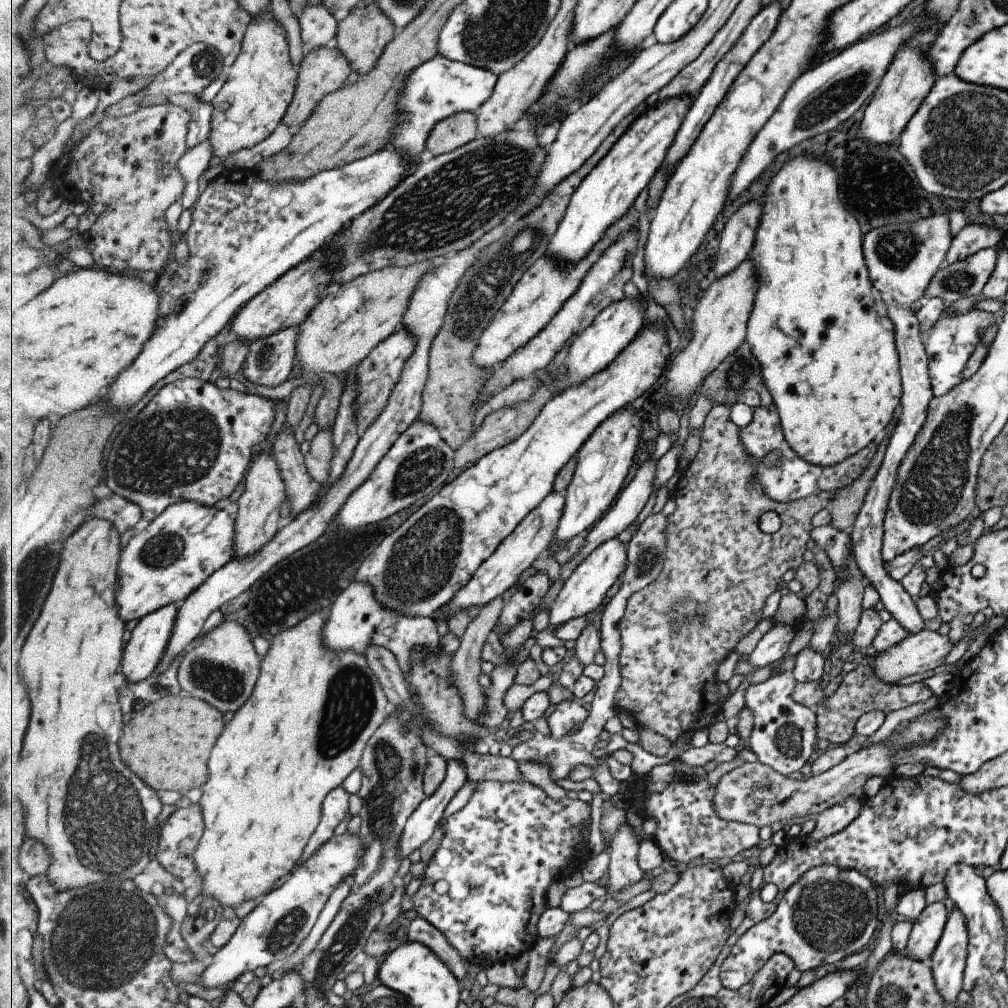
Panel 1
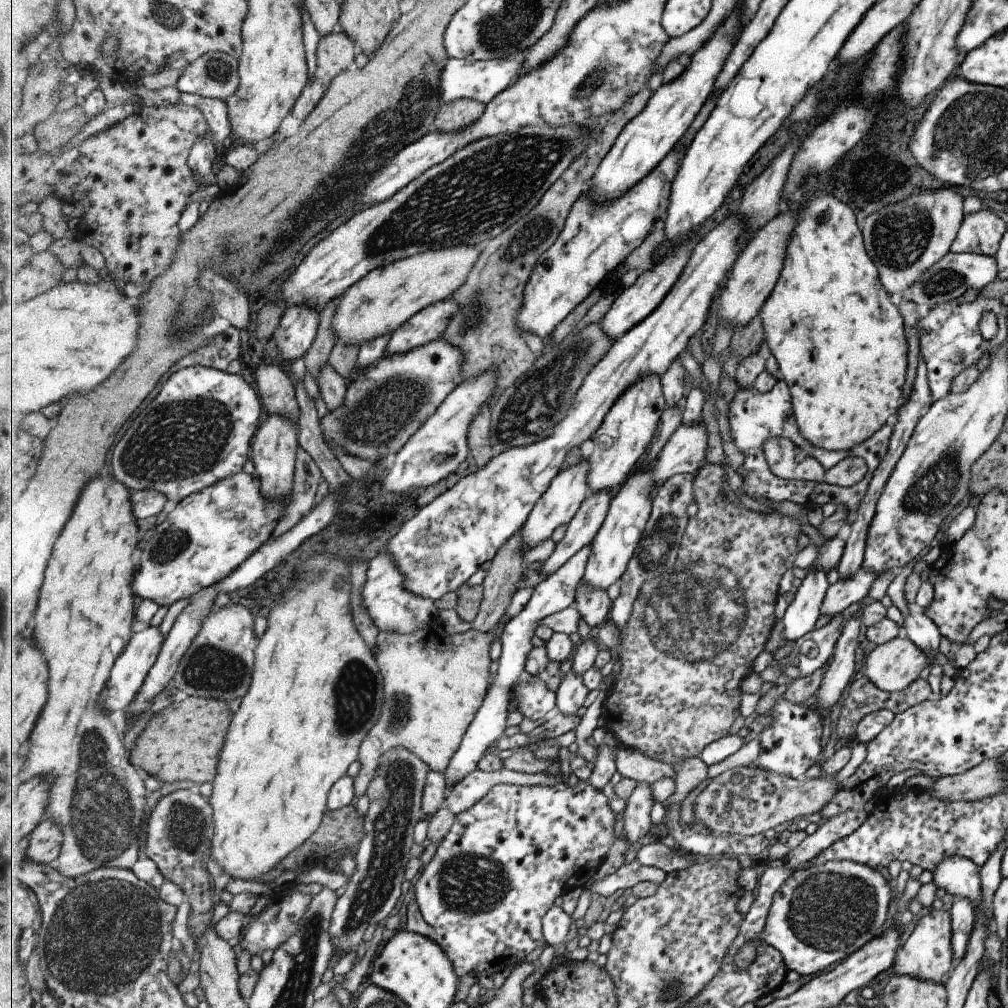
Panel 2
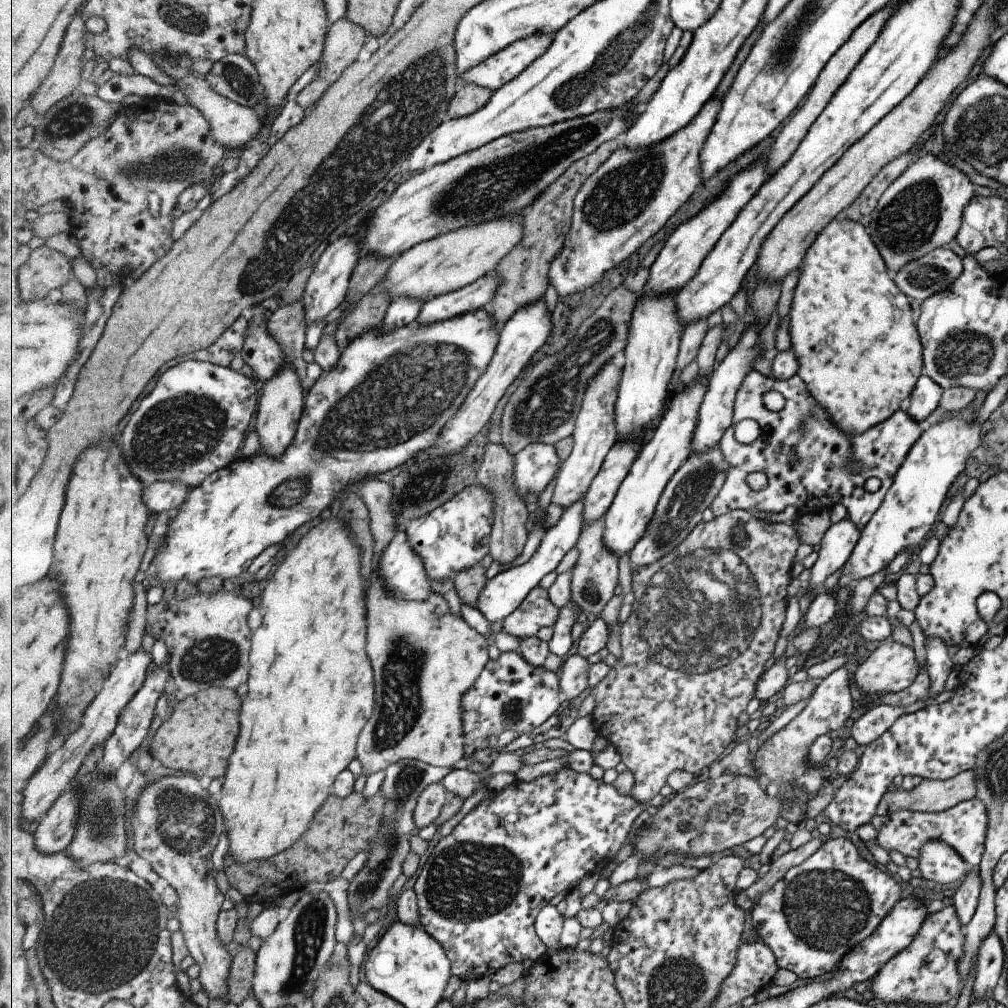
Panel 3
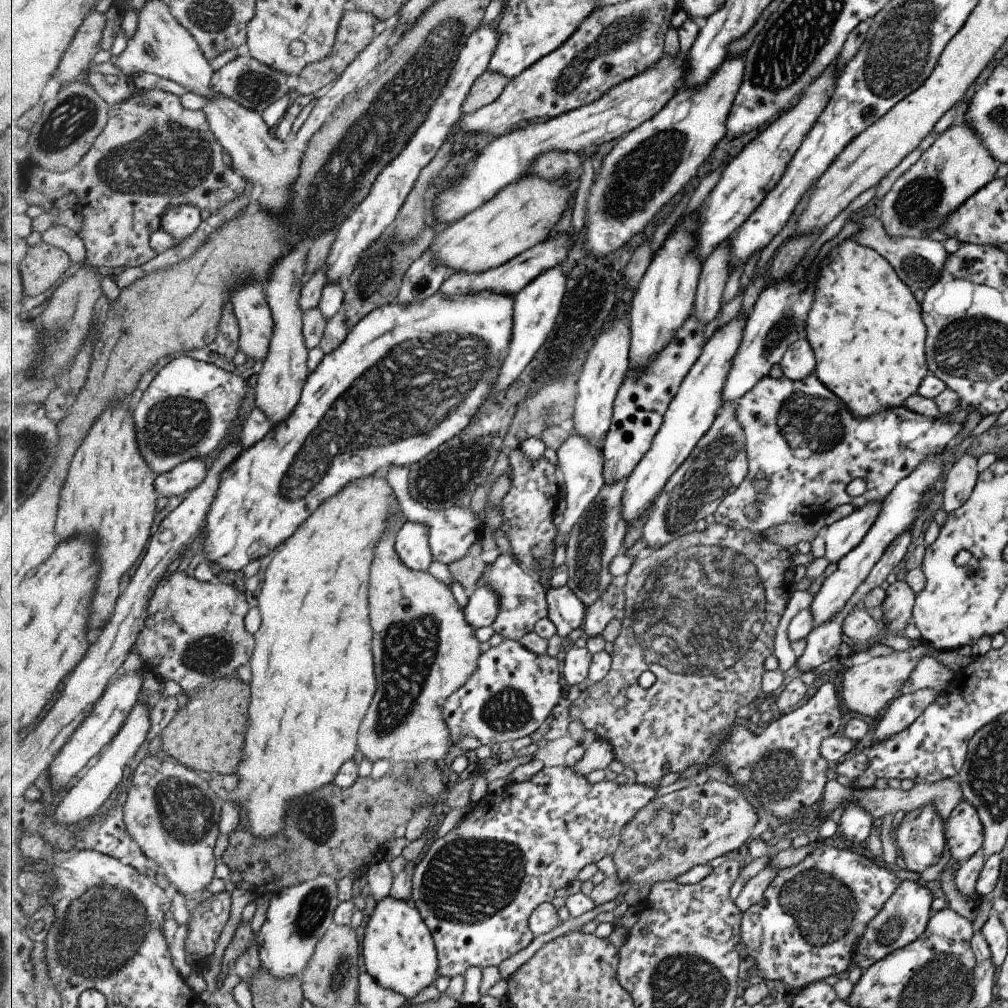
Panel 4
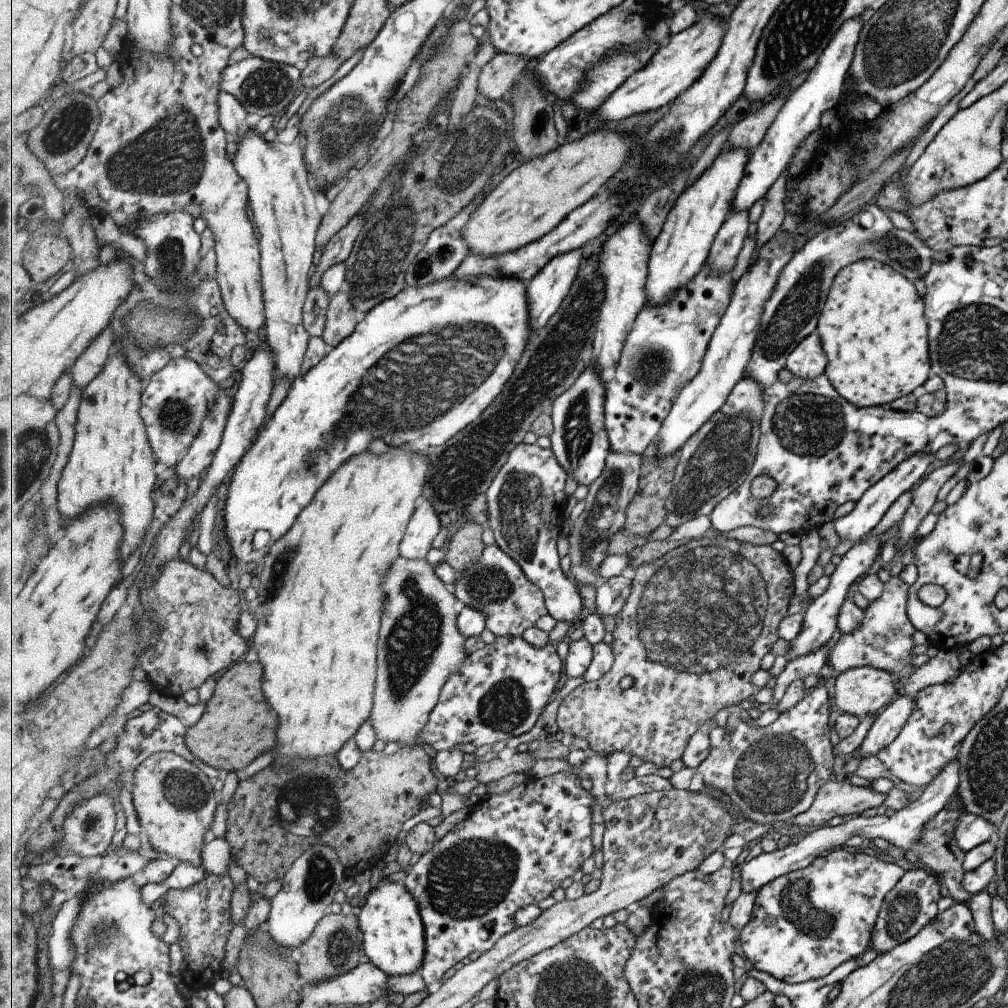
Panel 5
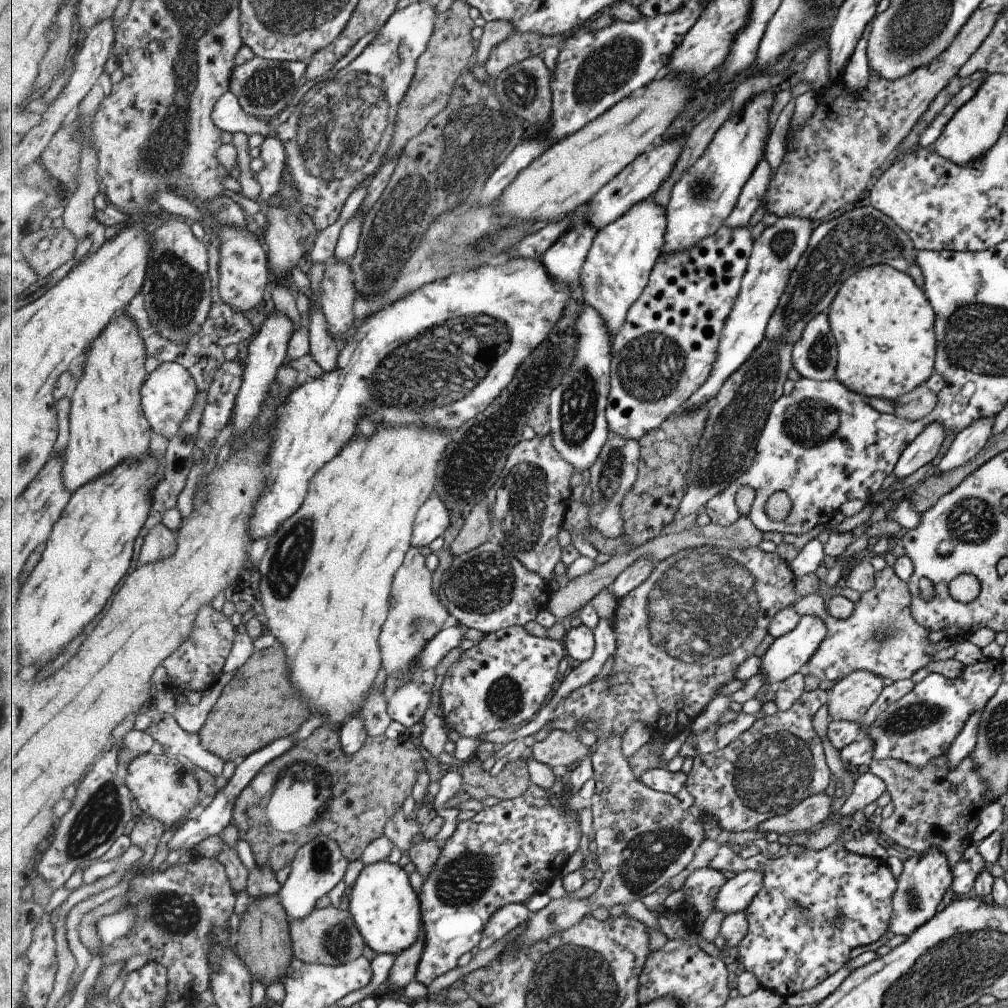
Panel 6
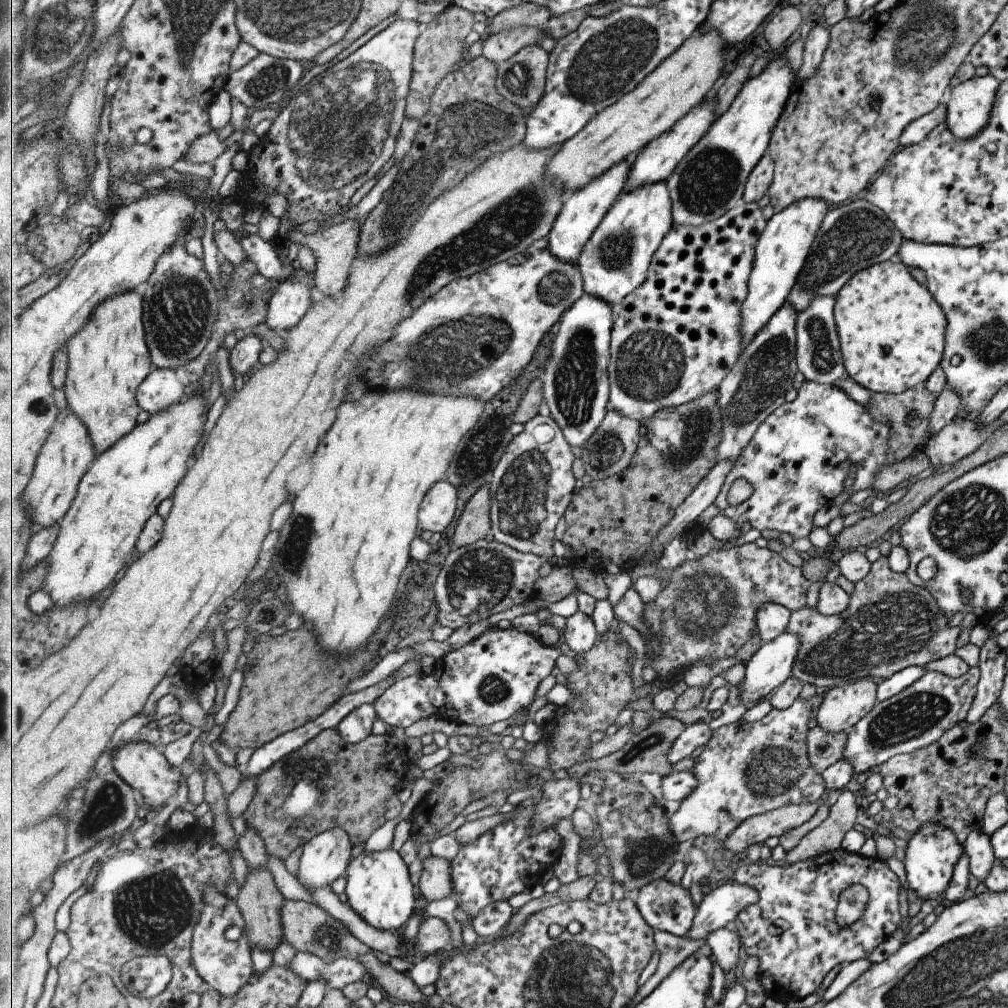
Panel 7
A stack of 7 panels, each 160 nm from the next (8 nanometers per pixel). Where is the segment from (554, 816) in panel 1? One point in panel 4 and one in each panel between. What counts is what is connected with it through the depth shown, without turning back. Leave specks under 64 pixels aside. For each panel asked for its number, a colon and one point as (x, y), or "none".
2: (494, 877)
3: (483, 886)
4: (476, 887)

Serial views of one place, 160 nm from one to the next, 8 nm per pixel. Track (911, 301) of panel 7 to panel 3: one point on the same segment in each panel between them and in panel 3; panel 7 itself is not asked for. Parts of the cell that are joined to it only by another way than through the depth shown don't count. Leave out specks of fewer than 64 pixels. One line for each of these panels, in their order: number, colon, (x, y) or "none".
3: (850, 326)
4: (865, 327)
5: (873, 328)
6: (882, 326)

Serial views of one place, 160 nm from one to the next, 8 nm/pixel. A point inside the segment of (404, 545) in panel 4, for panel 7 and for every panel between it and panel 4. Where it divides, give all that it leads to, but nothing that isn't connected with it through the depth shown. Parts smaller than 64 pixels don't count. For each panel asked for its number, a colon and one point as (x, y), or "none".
5: (425, 525)
6: (432, 522)
7: (439, 507)

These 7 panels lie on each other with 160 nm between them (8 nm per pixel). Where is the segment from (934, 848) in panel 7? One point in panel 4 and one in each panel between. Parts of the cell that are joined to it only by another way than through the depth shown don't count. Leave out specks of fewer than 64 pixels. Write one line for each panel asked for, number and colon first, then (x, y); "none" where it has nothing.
4: (902, 918)
5: (910, 904)
6: (924, 879)

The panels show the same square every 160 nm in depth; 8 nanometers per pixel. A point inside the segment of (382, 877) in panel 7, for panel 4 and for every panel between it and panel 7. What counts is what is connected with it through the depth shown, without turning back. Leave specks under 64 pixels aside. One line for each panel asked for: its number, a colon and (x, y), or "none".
4: (399, 950)
5: (394, 933)
6: (386, 907)

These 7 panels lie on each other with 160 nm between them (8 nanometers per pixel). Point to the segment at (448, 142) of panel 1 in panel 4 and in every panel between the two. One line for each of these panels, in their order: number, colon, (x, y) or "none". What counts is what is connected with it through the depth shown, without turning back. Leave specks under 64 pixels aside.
2: (453, 117)
3: (472, 97)
4: (491, 84)

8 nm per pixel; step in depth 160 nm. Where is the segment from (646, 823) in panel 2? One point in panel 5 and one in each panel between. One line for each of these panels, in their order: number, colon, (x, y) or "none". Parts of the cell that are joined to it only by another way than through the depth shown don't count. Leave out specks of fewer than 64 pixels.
3: (704, 619)
4: (701, 612)
5: (699, 620)

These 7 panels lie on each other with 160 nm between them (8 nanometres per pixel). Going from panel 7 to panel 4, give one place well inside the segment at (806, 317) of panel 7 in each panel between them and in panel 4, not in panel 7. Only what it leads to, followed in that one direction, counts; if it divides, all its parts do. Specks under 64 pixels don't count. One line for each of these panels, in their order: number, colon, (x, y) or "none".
4: (799, 362)
5: (808, 360)
6: (813, 356)

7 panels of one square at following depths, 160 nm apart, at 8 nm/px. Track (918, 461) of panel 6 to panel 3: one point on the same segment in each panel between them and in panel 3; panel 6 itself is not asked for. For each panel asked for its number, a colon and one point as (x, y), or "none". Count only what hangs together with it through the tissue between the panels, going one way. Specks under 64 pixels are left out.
3: (837, 542)
4: (841, 536)
5: (868, 509)

